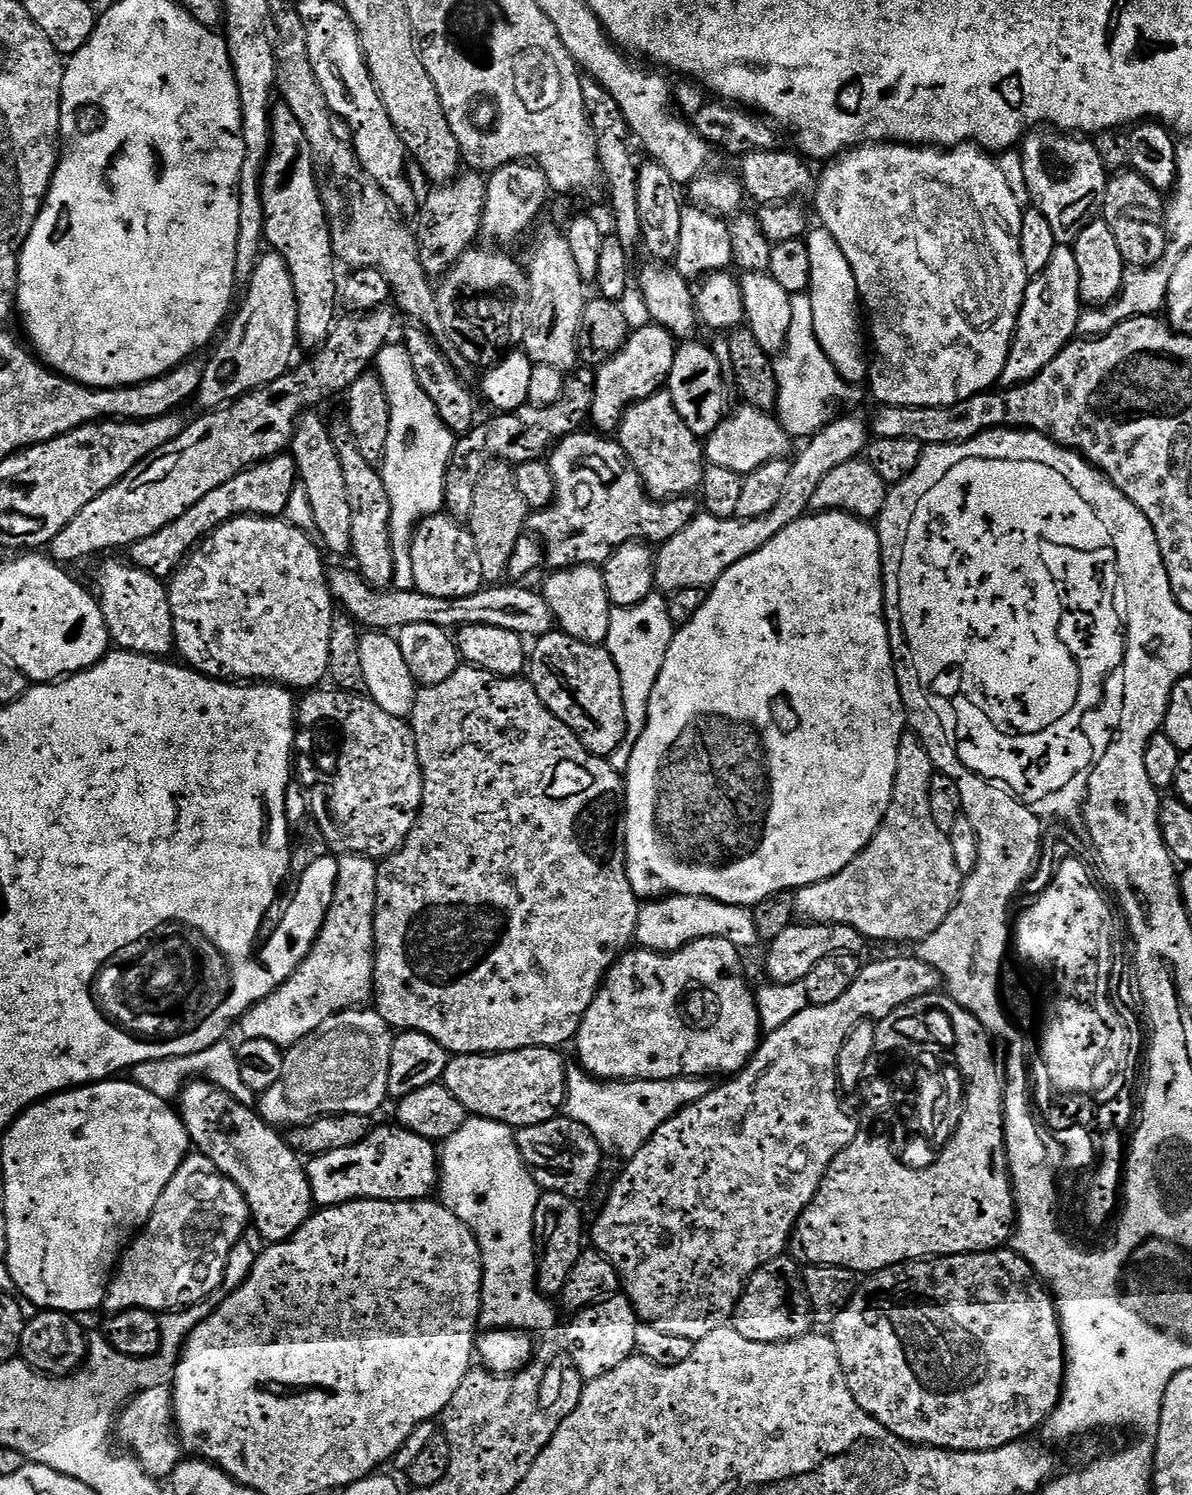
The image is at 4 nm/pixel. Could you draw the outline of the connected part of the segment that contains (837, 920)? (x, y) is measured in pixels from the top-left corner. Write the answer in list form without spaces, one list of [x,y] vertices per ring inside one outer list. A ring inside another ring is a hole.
[[[906,734],[903,736],[900,740],[900,749],[898,750],[898,774],[894,782],[894,794],[892,795],[890,806],[886,810],[886,814],[874,834],[874,838],[838,874],[834,874],[822,882],[814,882],[795,893],[797,913],[805,921],[813,924],[845,924],[858,930],[869,941],[913,940],[913,942],[925,940],[927,936],[934,934],[938,930],[938,926],[942,926],[942,922],[946,922],[946,918],[952,912],[952,907],[955,906],[956,901],[960,898],[962,874],[958,870],[958,862],[954,862],[954,846],[950,846],[948,833],[938,830],[938,826],[934,823],[934,814],[930,814],[930,782],[935,775],[937,775],[937,771],[932,765],[932,756],[926,750],[926,746],[920,741],[920,737],[915,734]]]

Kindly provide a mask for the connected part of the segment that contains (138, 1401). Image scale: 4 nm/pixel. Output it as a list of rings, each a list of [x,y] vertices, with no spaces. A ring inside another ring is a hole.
[[[169,1385],[154,1386],[154,1390],[140,1392],[133,1397],[118,1418],[118,1436],[129,1444],[135,1456],[150,1475],[157,1478],[171,1477],[182,1459],[182,1441],[174,1423],[174,1392]]]

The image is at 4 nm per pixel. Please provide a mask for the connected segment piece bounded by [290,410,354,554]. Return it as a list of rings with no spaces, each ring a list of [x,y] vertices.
[[[309,410],[300,417],[296,434],[290,445],[290,455],[296,459],[296,471],[302,486],[309,492],[313,506],[315,531],[324,535],[323,547],[332,552],[352,551],[352,531],[354,530],[354,510],[350,490],[346,488],[346,474],[342,470],[340,450],[337,441],[332,441],[332,432],[324,425],[319,411]]]

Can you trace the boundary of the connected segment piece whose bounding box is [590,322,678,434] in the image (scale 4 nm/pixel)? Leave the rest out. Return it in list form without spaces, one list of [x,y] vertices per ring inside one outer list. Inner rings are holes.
[[[648,322],[645,328],[640,328],[629,335],[627,343],[621,352],[607,357],[601,368],[595,369],[596,390],[594,406],[592,407],[591,423],[601,433],[612,434],[619,429],[625,412],[637,404],[661,391],[668,383],[668,375],[672,372],[678,341],[667,328],[660,327],[655,322]]]

